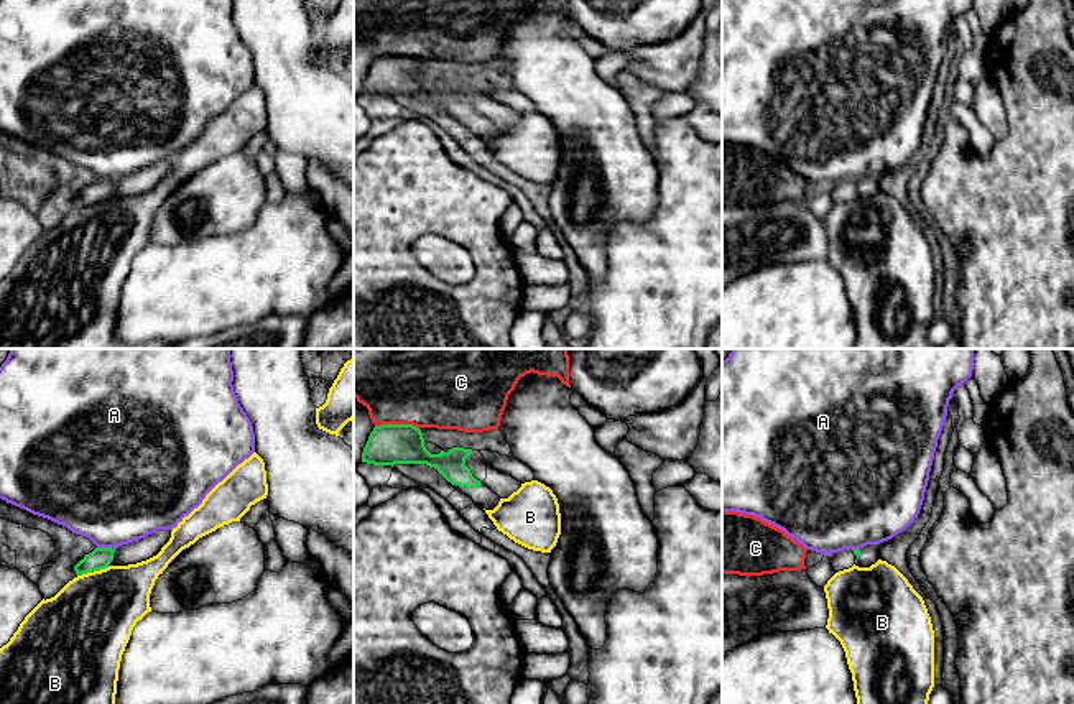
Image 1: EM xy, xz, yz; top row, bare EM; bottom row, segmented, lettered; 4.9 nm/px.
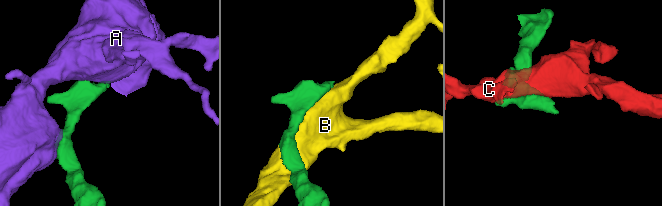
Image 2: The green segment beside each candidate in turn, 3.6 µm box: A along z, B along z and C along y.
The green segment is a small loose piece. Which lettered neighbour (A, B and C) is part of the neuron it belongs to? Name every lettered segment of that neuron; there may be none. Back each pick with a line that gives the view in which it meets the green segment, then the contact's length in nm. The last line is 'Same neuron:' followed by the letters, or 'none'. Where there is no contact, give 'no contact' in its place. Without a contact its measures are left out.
Same neuron: none

